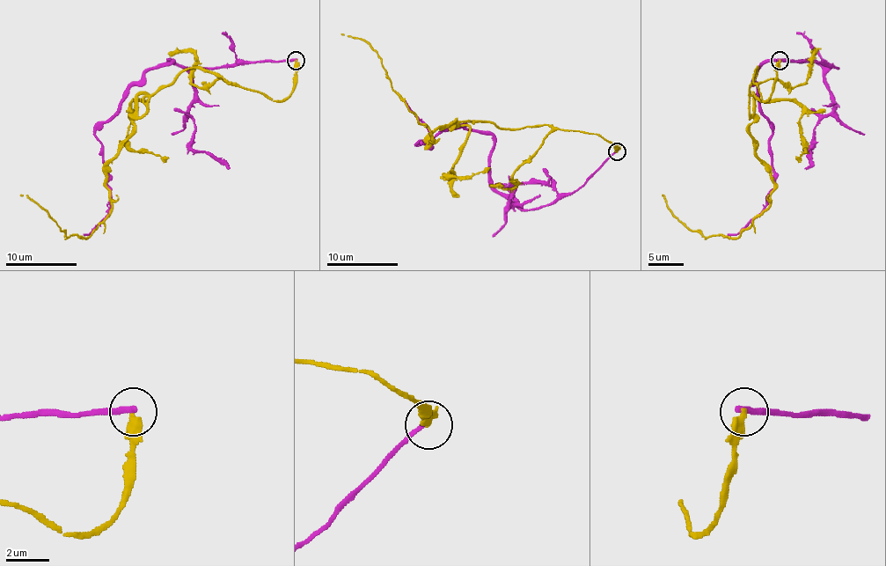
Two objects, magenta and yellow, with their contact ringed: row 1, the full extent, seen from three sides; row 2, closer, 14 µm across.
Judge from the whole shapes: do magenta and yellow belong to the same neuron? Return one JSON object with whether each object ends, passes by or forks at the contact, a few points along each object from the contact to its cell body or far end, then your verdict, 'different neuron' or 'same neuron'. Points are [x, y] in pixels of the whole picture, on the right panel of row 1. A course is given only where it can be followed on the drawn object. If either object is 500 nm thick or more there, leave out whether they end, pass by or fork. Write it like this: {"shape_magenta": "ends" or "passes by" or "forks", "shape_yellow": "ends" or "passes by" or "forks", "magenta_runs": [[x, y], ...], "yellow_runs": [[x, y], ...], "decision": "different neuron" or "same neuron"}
{"shape_magenta": "ends", "shape_yellow": "ends", "magenta_runs": [[779, 60], [838, 67], [795, 60], [759, 67], [757, 107], [772, 130], [774, 187], [767, 205], [728, 235]], "yellow_runs": [[779, 60], [765, 100], [757, 69], [749, 88], [769, 207], [736, 237], [703, 237], [662, 194]], "decision": "different neuron"}

